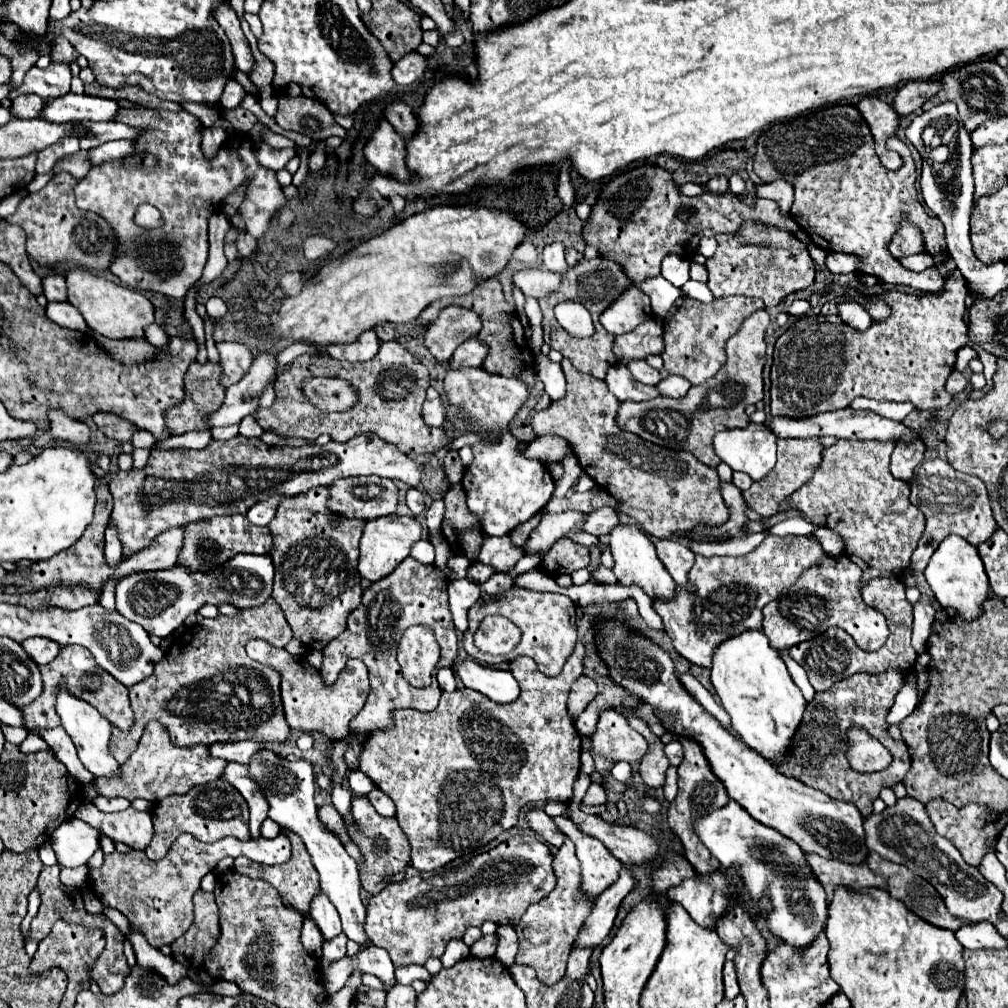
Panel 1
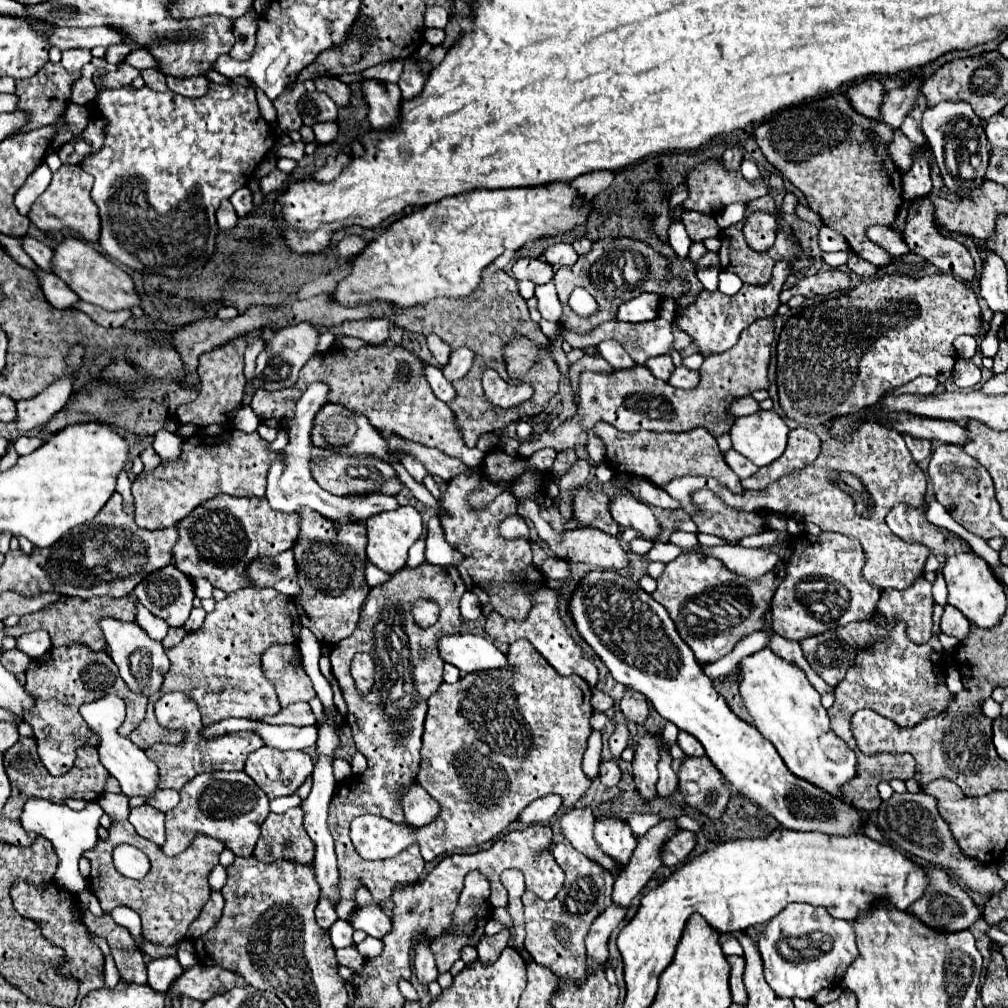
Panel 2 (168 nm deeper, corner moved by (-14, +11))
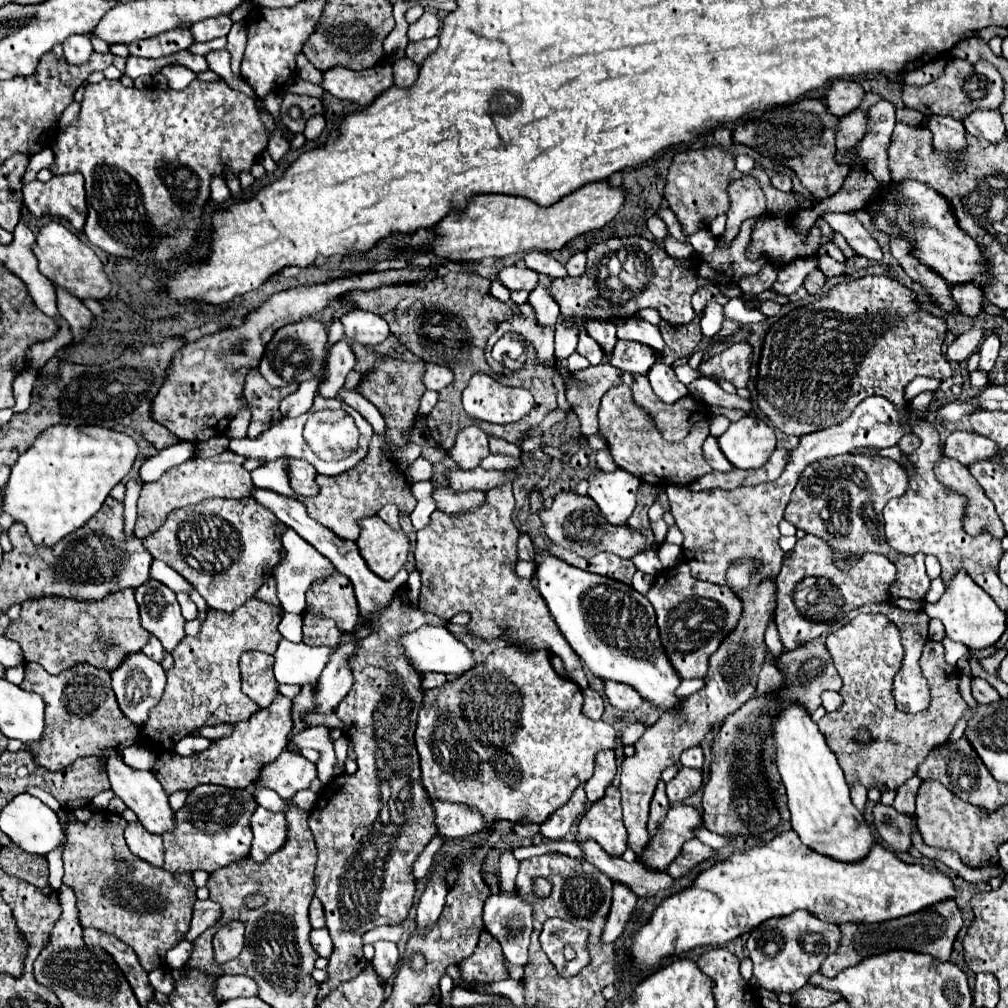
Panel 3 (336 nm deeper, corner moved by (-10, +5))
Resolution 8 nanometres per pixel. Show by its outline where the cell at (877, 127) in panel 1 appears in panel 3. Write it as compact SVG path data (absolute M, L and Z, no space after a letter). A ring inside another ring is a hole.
M834 80L824 96L824 106L834 116L846 116L856 110L864 98L864 90L854 80Z

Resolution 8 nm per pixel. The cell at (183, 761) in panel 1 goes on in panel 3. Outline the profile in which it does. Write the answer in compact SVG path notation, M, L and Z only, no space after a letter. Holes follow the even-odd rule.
M278 696L274 704L254 712L250 720L236 722L232 734L214 740L208 750L202 750L188 758L174 756L174 752L162 756L160 760L156 760L152 768L154 776L158 778L166 794L172 794L176 790L196 788L200 784L220 784L226 788L250 788L258 780L262 768L274 762L286 748L286 742L288 742L286 736L292 728L290 706L292 706L290 698Z

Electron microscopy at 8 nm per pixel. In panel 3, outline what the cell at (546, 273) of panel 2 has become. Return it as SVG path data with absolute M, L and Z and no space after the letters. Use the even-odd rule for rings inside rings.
M510 266L502 268L498 272L498 280L508 288L508 290L534 290L538 284L538 274L524 268L524 266Z

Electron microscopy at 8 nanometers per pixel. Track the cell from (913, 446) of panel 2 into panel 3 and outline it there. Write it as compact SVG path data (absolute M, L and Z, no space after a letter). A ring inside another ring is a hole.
M904 434L902 438L900 438L900 442L898 442L898 446L900 446L900 450L904 452L904 454L910 454L910 452L914 452L918 446L920 446L920 438L916 436L916 434Z

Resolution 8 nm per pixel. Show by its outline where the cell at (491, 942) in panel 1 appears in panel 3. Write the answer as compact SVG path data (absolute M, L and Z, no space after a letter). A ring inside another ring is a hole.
M480 932L480 940L472 956L464 958L458 964L458 970L462 974L462 982L468 986L480 986L480 984L492 984L498 980L508 978L508 970L504 966L504 956L500 952L500 944L488 936L488 932Z

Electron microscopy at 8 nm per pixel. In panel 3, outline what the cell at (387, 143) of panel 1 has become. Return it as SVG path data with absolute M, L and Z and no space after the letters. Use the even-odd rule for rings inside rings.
M388 62L376 64L374 68L368 70L348 70L342 66L328 68L322 72L322 88L324 92L336 96L336 98L346 98L352 102L358 102L360 106L372 104L374 96L380 96L386 88L394 84L392 80L392 68Z

